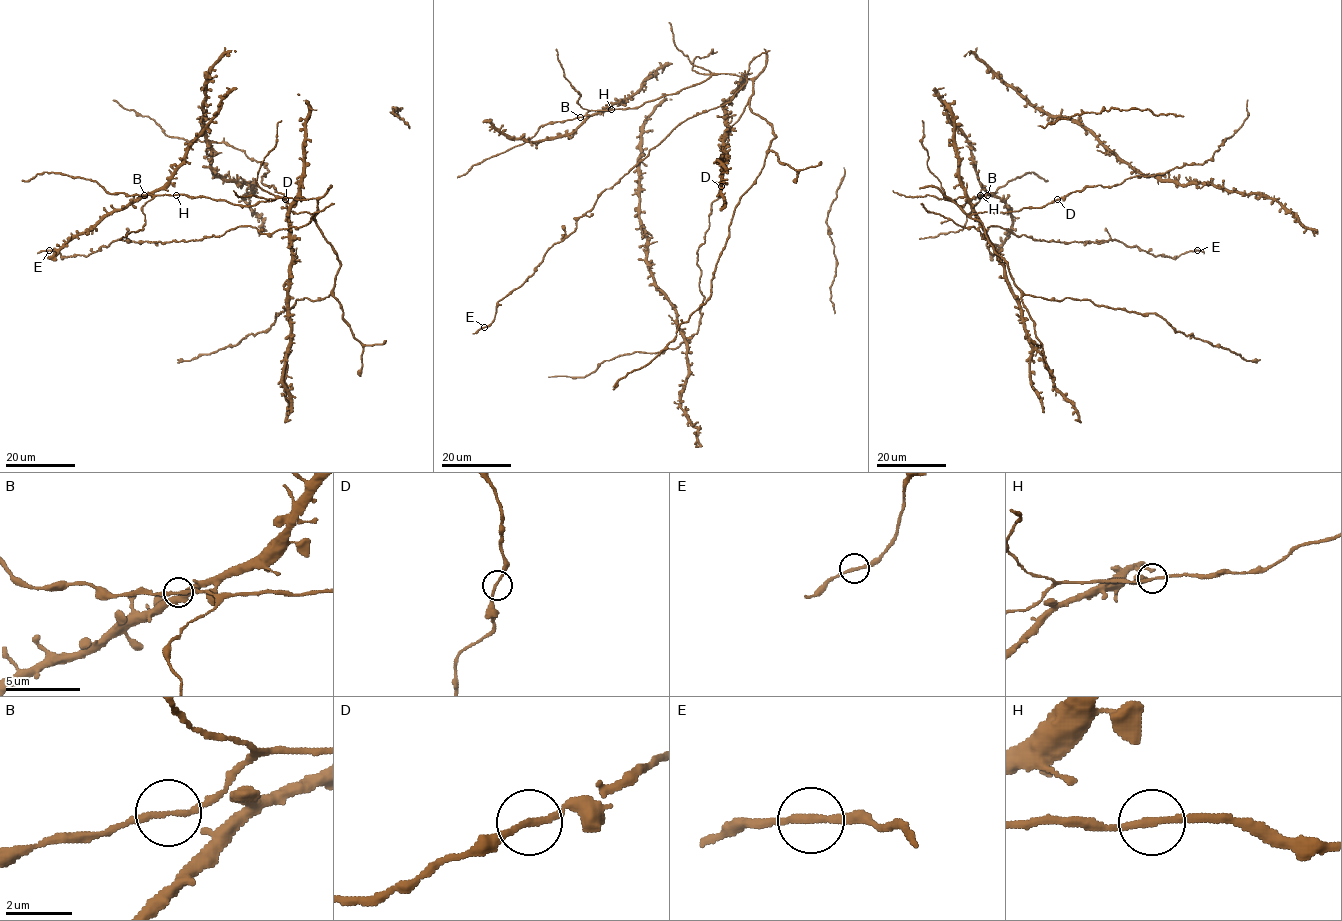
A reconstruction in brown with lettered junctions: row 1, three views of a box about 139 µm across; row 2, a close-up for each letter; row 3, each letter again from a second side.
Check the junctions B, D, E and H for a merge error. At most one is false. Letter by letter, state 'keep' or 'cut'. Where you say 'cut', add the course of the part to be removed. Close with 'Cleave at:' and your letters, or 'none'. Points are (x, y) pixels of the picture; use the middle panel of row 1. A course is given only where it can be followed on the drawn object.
B: keep
D: keep
E: keep
H: keep
Cleave at: none

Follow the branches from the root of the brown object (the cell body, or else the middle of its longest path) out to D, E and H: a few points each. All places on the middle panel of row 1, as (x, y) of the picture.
D: (719, 162), (720, 186)
E: (719, 162), (751, 79), (725, 110), (680, 123), (606, 189), (484, 327)
H: (719, 162), (731, 126), (740, 117), (752, 94), (751, 79), (713, 73), (698, 84), (638, 107), (611, 110)

